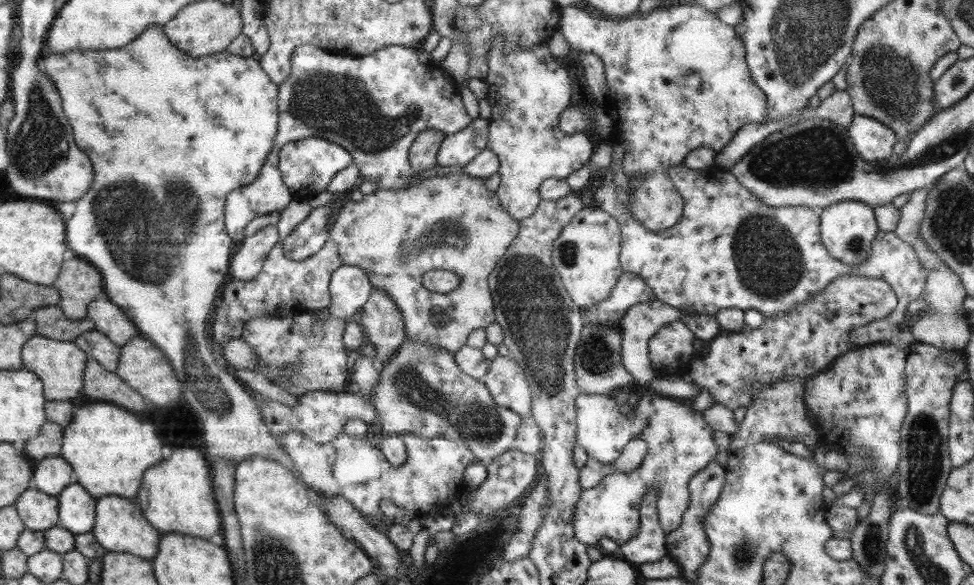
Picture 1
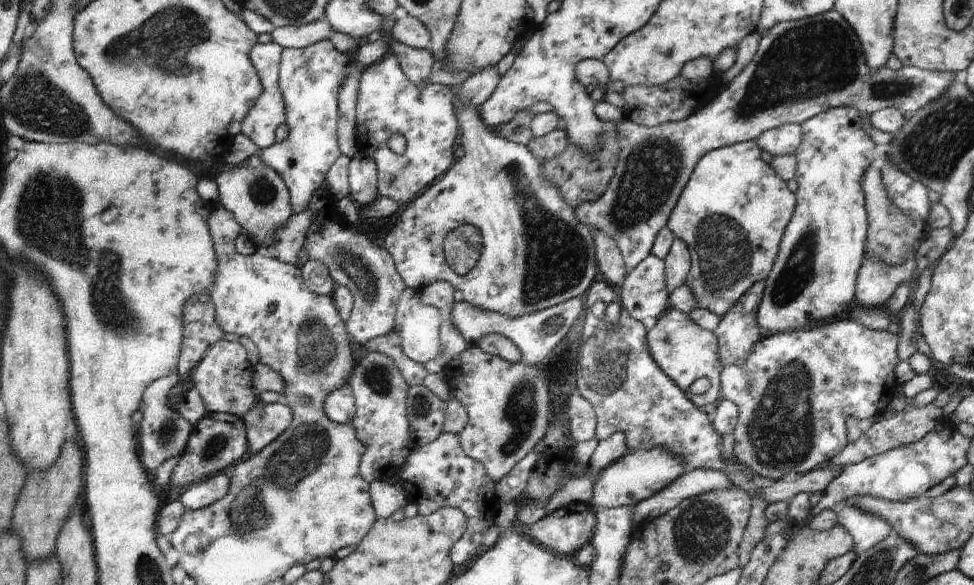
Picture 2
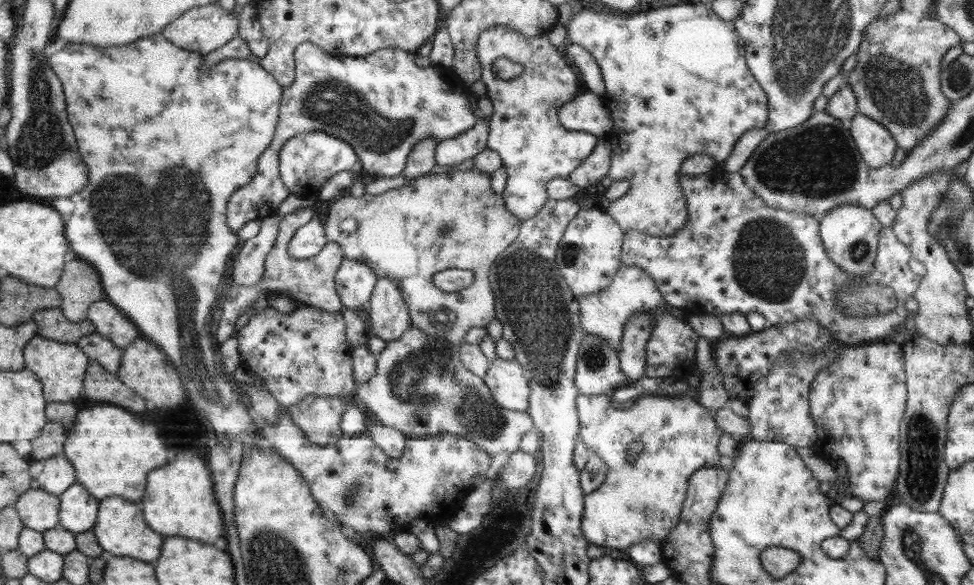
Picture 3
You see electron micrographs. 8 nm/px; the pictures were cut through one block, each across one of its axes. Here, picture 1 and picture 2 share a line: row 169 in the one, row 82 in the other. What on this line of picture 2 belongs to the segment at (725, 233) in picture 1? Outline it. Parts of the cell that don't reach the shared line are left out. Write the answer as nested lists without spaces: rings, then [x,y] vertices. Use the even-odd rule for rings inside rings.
[[[714,70],[712,80],[707,79],[704,83],[697,85],[703,88],[691,88],[693,85],[688,83],[688,80],[685,80],[682,76],[678,76],[675,80],[660,88],[625,86],[625,90],[621,93],[624,102],[626,102],[621,109],[624,118],[644,127],[654,127],[663,123],[689,118],[724,90],[721,74],[722,72]]]

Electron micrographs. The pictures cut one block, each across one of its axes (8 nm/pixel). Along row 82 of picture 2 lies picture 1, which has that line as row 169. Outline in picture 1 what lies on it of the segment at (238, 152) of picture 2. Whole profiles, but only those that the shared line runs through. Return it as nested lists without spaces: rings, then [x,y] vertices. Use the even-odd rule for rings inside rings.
[[[316,137],[288,143],[279,153],[279,170],[284,185],[294,196],[303,199],[326,191],[332,178],[340,170],[344,170],[352,164],[354,164],[353,158],[346,149]]]

